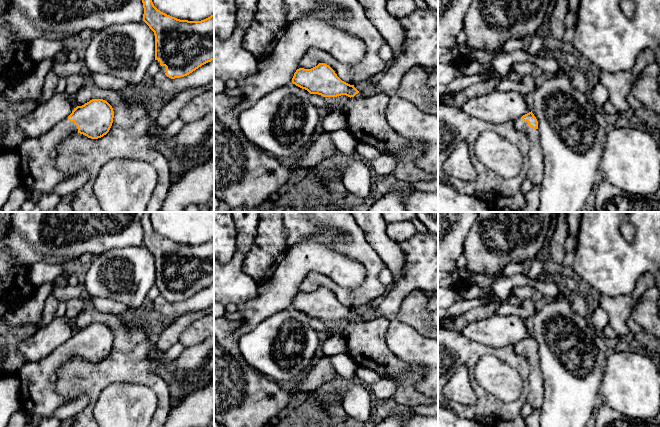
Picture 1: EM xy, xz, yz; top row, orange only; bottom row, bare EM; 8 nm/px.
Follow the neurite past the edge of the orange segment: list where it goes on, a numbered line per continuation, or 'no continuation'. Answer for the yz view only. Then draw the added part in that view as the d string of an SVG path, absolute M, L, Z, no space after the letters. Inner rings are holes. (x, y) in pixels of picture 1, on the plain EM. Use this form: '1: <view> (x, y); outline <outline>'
1: yz (536, 391); outline M521 342L514 345L514 350L516 354L524 356L530 366L527 402L533 409L541 409L543 405L544 388L541 369L538 363L539 353L533 353L528 349L527 345L523 345Z

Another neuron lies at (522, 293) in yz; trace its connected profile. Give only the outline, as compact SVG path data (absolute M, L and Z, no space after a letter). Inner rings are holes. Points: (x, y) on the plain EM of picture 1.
M519 286L511 291L512 295L517 297L519 300L533 299L538 296L537 292L530 286Z

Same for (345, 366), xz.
M347 353L338 355L326 356L329 358L332 366L336 370L338 376L347 379L348 381L356 381L356 369L358 364Z

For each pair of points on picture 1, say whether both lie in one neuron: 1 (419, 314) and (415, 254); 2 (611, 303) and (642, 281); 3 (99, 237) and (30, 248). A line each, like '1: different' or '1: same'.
1: different
2: same
3: same

